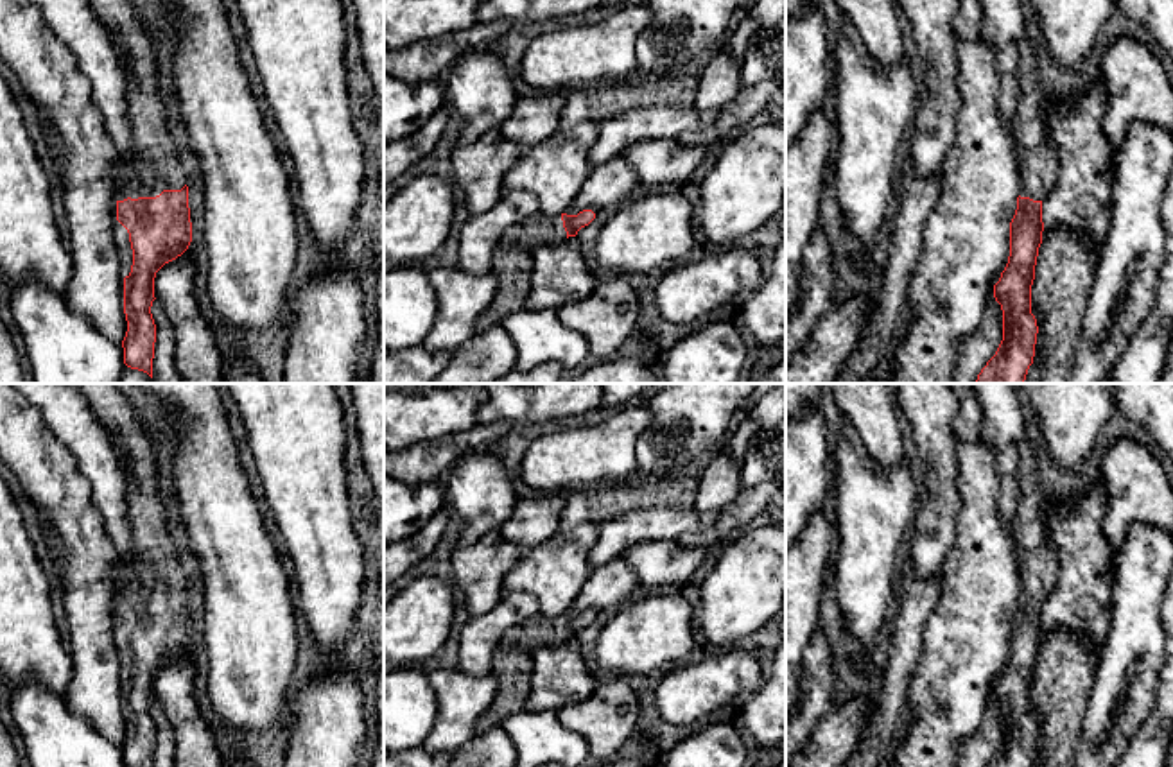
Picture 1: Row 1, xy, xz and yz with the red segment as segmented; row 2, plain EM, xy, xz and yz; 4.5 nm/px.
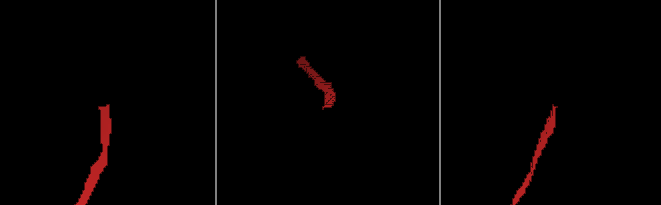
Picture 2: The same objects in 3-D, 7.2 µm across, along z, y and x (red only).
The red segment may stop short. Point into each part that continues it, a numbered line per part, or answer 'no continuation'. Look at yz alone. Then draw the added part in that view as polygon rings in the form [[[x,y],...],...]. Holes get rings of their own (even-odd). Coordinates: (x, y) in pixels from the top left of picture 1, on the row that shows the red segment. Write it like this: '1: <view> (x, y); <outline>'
1: yz (1037, 156); [[[1028,36],[1019,50],[1021,90],[1012,131],[1019,147],[1021,197],[1044,201],[1055,186],[1058,158],[1047,127],[1047,102],[1038,86],[1037,54]]]

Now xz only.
1: xz (542, 230); [[[534,213],[529,220],[522,220],[518,226],[511,226],[500,238],[502,247],[527,247],[531,251],[542,246],[556,246],[567,240],[561,215],[547,217]]]

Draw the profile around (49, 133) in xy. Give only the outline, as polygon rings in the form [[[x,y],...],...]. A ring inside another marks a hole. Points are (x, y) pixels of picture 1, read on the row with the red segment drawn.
[[[38,111],[36,115],[38,115],[39,122],[41,122],[43,138],[48,142],[48,147],[50,147],[52,154],[56,156],[56,159],[63,159],[65,152],[63,152],[63,149],[61,149],[61,145],[57,142],[57,131],[45,122],[45,115],[41,111]]]

